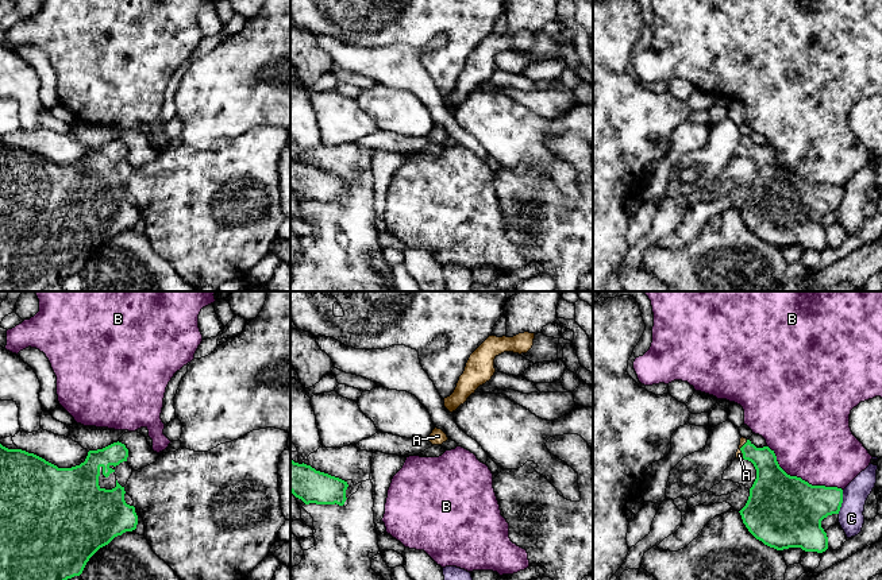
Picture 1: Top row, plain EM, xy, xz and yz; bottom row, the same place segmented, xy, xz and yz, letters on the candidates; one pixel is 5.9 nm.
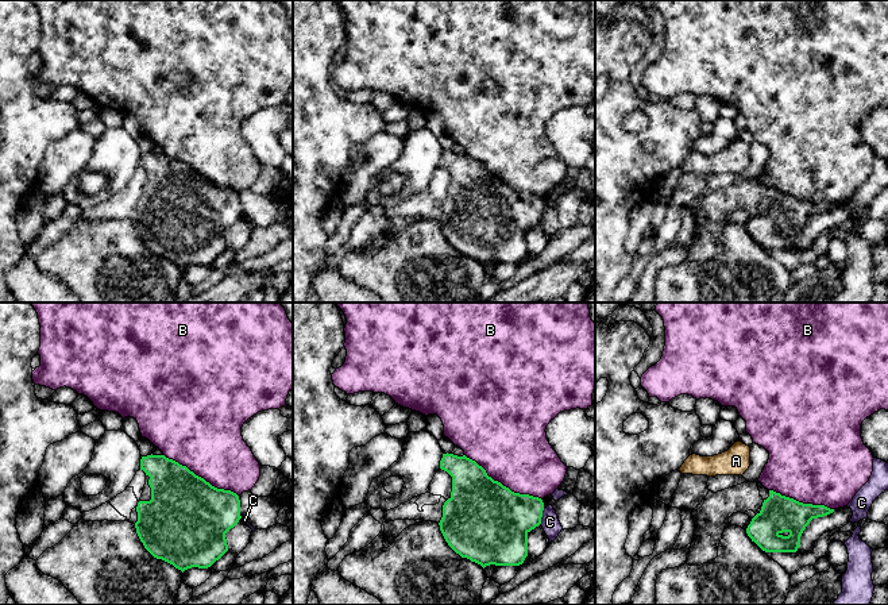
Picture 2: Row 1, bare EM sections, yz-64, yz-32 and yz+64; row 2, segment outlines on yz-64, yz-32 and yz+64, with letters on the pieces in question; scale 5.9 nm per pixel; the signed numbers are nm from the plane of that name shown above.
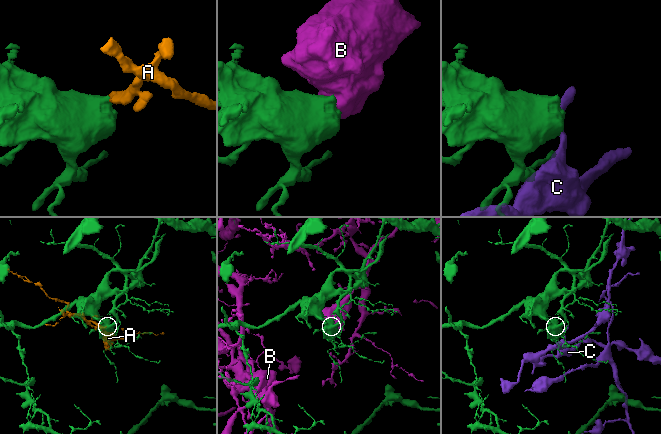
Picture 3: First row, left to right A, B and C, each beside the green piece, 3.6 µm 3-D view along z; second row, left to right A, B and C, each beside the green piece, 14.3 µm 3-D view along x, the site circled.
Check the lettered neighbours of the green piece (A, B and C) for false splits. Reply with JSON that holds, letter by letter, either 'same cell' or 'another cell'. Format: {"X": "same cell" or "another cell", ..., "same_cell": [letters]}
{"A": "same cell", "B": "another cell", "C": "another cell", "same_cell": ["A"]}

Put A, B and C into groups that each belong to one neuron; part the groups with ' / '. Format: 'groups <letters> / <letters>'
groups A / B / C

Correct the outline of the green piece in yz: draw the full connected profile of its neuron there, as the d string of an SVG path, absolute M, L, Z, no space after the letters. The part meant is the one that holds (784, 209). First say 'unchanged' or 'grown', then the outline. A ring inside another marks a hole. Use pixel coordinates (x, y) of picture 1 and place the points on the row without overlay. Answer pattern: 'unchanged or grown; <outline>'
grown; M744 135L740 136L736 156L751 159L756 167L748 198L739 209L748 229L777 248L801 245L805 250L825 250L828 235L821 219L839 212L843 187L812 183L787 173L774 148L756 146Z

